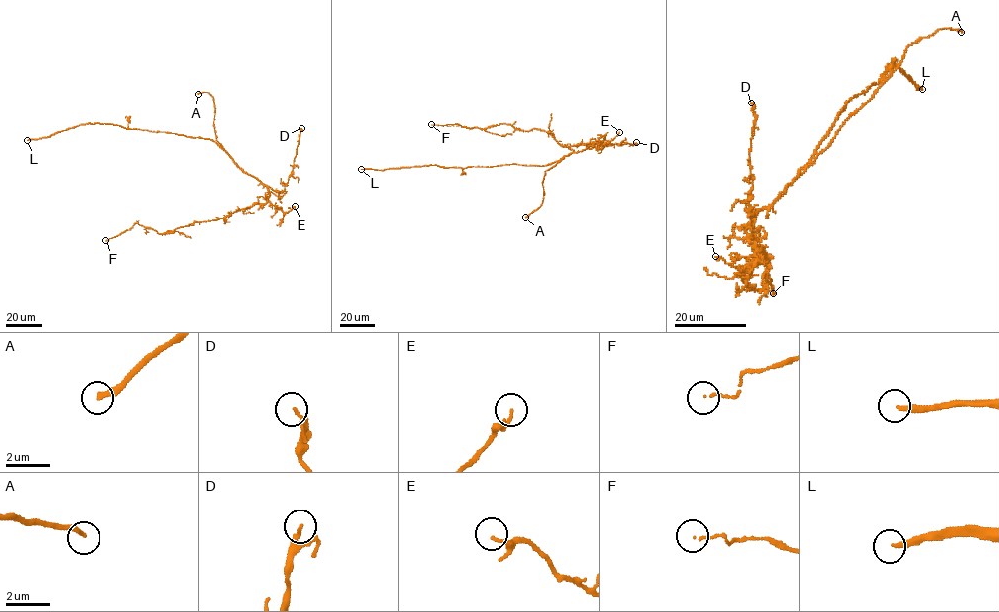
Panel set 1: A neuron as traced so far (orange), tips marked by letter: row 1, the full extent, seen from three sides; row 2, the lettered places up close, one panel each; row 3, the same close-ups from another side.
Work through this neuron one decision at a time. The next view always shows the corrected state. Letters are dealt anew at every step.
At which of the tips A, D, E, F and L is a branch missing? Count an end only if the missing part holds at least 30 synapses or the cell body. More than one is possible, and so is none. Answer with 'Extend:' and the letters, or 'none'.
Extend: A, L

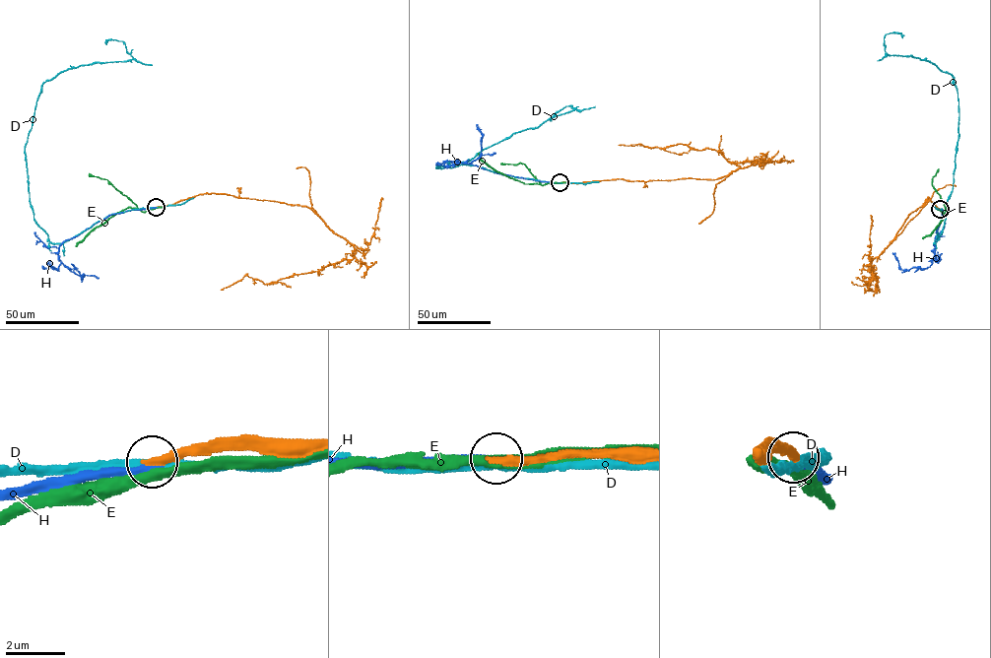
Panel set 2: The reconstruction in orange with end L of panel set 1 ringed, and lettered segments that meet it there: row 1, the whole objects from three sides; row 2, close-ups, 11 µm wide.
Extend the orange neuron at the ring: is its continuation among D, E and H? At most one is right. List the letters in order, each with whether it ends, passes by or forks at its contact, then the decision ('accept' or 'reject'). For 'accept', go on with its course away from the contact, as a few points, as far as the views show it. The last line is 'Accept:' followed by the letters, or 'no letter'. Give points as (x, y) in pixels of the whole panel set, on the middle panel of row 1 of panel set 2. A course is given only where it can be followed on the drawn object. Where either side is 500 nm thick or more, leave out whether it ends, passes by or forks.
D: it passes by | reject
E: it passes by | reject
H: it ends | accept | via (560, 182), (499, 174), (471, 164), (456, 163), (470, 163), (481, 154), (483, 135), (476, 124)
Accept: H

